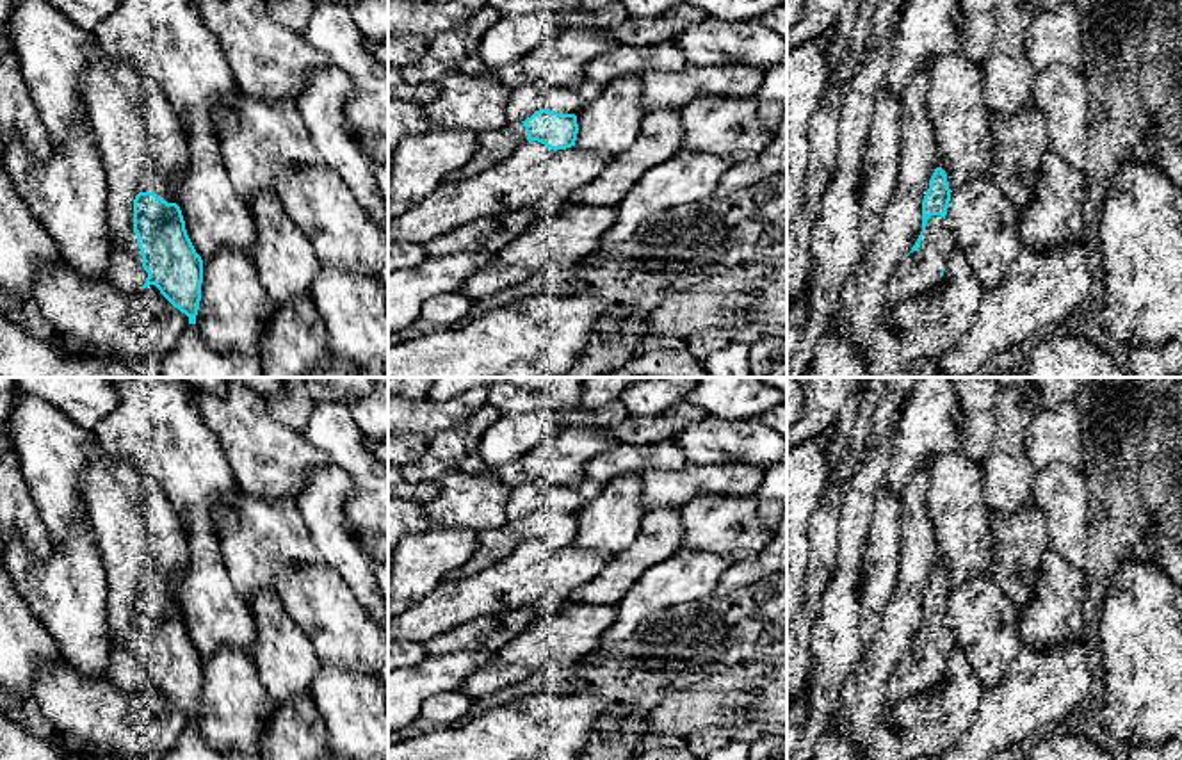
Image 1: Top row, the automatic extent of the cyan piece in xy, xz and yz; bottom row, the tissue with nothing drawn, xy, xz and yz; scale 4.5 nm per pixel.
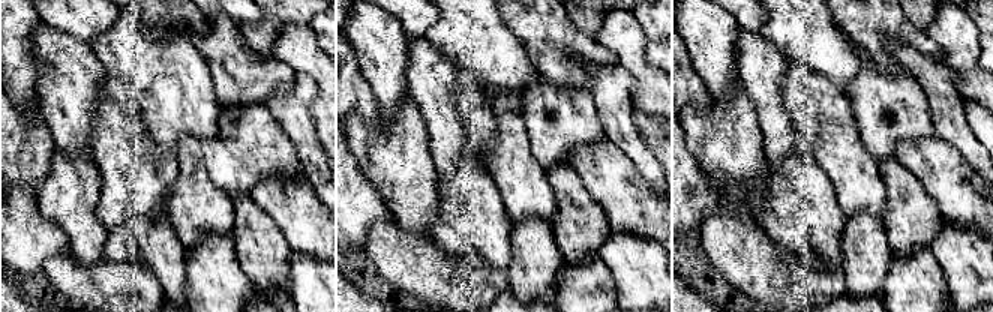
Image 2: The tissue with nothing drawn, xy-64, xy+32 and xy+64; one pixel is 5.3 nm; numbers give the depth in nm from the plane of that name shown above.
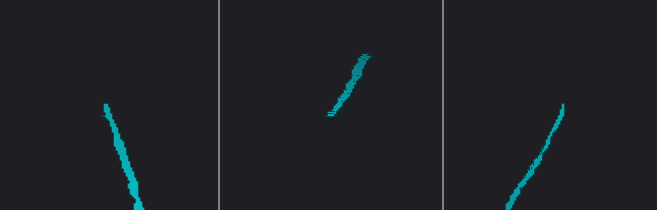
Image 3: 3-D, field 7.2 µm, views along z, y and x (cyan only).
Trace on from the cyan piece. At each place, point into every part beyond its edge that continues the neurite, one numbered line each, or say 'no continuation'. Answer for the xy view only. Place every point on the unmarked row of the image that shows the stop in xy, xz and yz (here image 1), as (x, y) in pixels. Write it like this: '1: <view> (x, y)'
1: xy (125, 671)

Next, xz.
1: xz (495, 545)

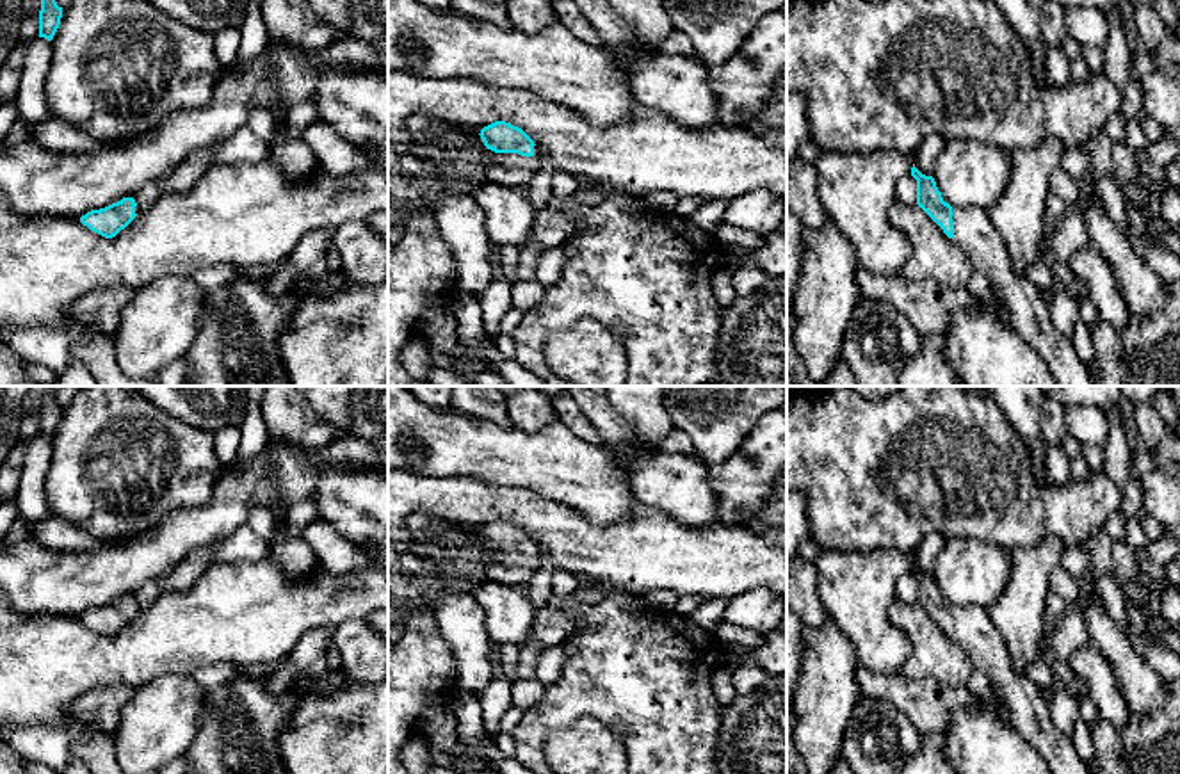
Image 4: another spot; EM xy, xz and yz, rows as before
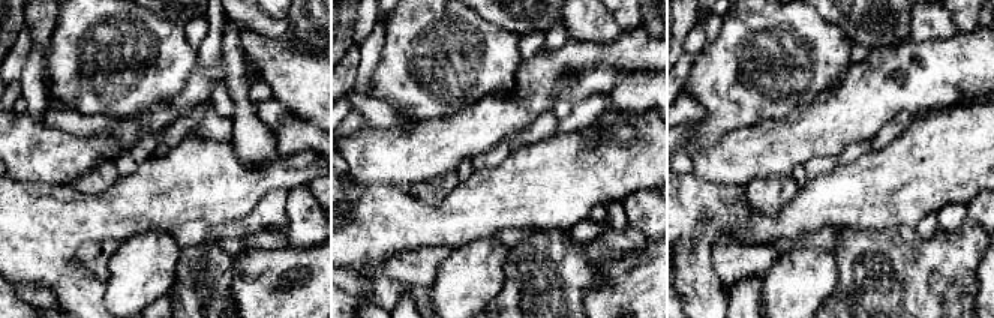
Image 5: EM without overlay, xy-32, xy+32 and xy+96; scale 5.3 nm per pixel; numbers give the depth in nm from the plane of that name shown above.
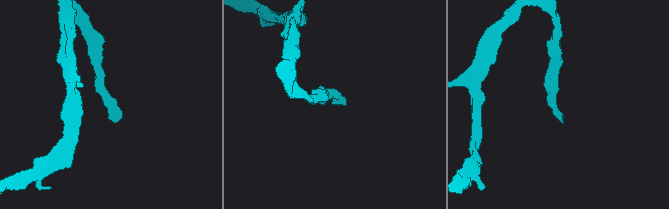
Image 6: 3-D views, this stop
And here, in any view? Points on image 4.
1: xz (511, 568)

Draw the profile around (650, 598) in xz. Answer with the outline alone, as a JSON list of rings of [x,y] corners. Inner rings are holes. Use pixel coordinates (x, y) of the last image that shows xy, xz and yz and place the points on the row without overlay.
[[[646,591],[639,600],[651,609],[673,609],[680,596],[673,591]]]

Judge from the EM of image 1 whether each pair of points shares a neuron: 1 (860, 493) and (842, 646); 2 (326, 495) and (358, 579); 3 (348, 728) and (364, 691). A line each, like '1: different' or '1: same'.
1: same
2: same
3: same

